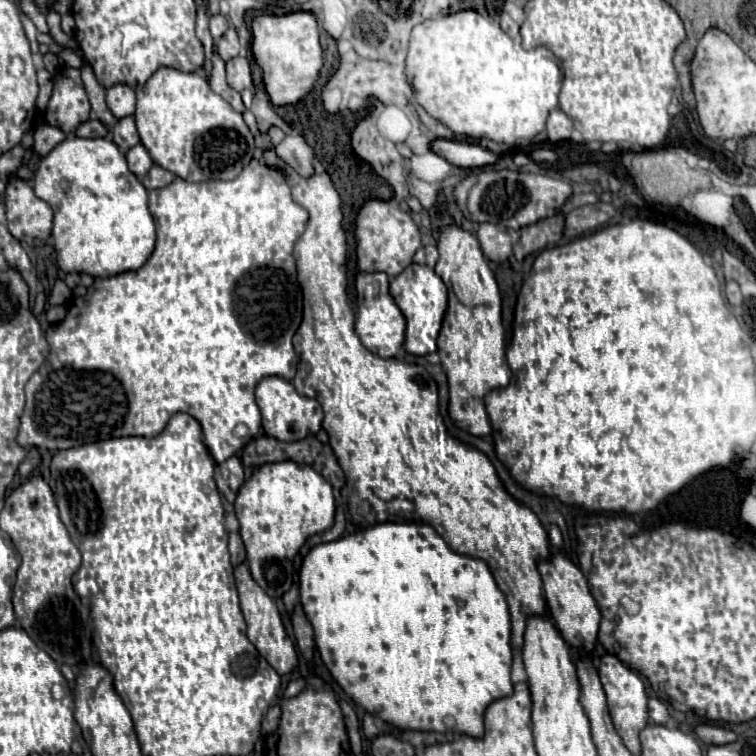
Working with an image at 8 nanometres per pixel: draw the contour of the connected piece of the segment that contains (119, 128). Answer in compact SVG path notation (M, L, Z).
M132 116L120 118L118 124L112 128L112 134L114 134L114 142L122 154L140 142L140 136L138 136L138 130L136 130Z

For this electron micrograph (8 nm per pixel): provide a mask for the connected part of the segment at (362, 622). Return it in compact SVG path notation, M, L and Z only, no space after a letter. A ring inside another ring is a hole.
M386 522L356 532L352 536L320 544L308 552L300 568L300 602L308 620L314 626L314 638L322 662L334 676L334 680L342 686L342 690L360 704L366 712L380 716L384 722L398 726L402 730L422 730L422 732L447 732L453 726L451 719L456 718L456 730L466 736L482 738L484 732L484 712L490 702L510 696L514 692L510 680L512 668L512 646L510 646L510 612L506 604L506 596L494 582L492 572L488 570L484 560L456 554L448 548L448 544L430 528L428 524L412 524L412 522Z

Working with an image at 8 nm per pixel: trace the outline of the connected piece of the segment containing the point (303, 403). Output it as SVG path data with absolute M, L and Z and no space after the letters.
M268 376L256 386L256 402L262 412L262 428L268 436L274 436L282 442L302 440L308 434L316 434L322 424L322 406L314 398L300 396L294 386L278 376Z

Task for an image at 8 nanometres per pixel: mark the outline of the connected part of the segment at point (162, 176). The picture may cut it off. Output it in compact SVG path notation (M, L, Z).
M154 164L150 168L150 172L146 172L146 176L142 178L142 184L148 188L148 190L156 190L156 188L164 188L166 184L170 184L174 180L174 174L160 168L158 164Z

